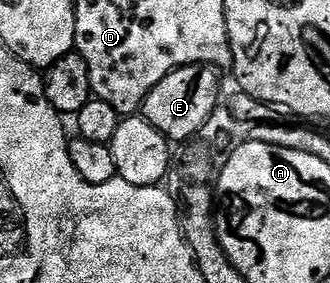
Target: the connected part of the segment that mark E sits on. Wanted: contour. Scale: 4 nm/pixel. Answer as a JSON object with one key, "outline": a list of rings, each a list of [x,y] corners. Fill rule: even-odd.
{"outline":[[[196,65],[194,67],[178,67],[173,73],[153,88],[141,104],[142,118],[162,133],[168,141],[191,139],[209,121],[209,117],[220,106],[219,75],[220,72],[211,65]]]}

